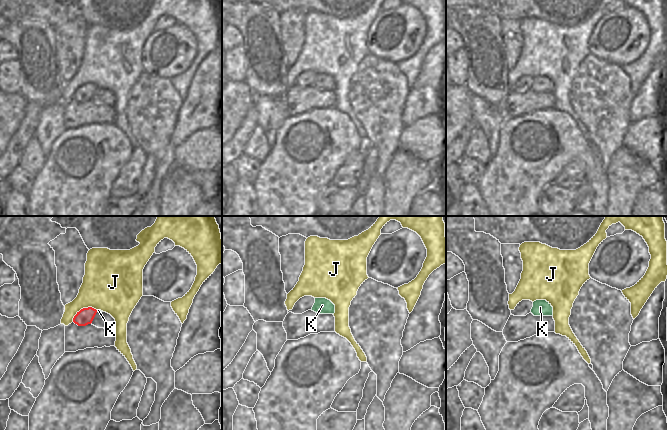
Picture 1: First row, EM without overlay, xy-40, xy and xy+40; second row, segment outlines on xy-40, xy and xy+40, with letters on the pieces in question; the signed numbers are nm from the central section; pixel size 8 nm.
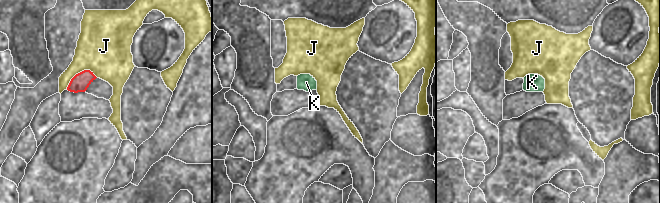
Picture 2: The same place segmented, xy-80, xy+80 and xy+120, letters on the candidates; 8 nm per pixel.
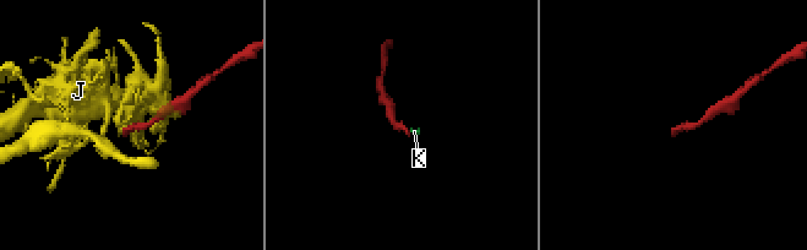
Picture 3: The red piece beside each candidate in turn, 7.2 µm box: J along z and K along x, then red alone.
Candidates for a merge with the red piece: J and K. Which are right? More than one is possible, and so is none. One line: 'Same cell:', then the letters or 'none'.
Same cell: K

